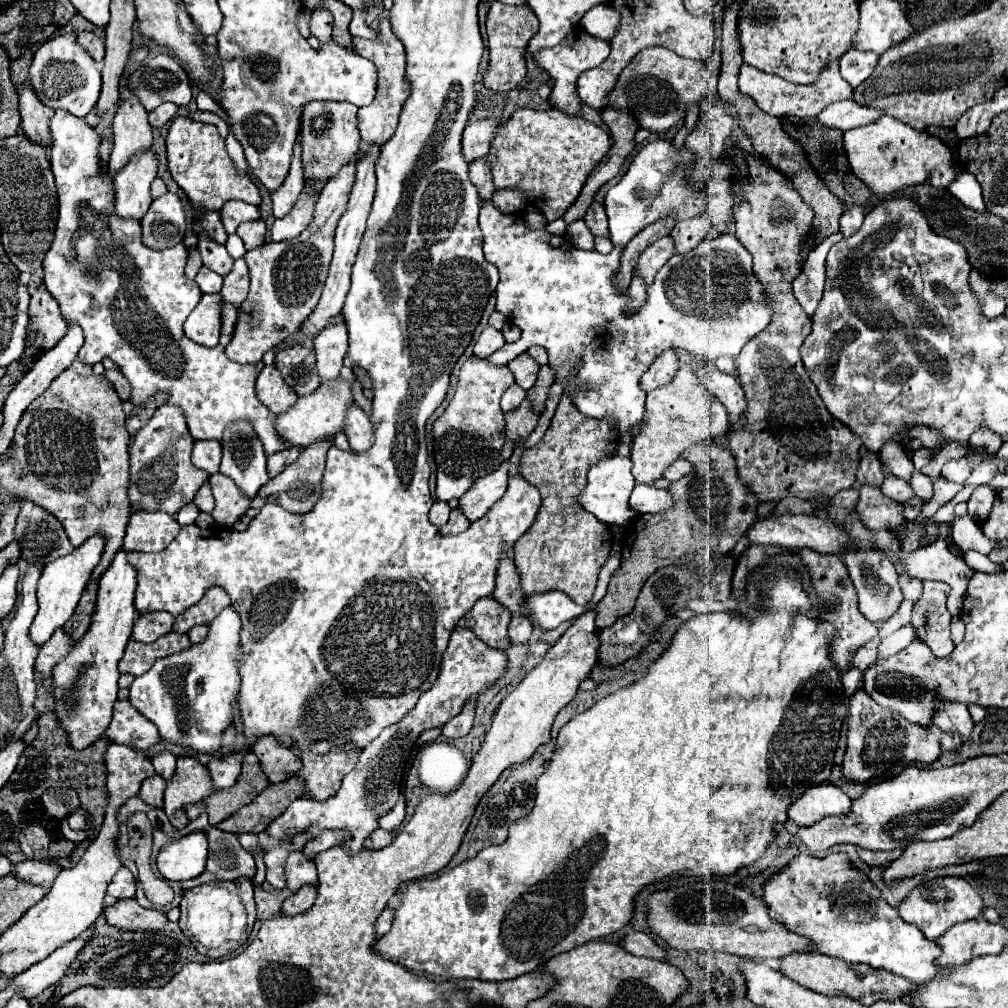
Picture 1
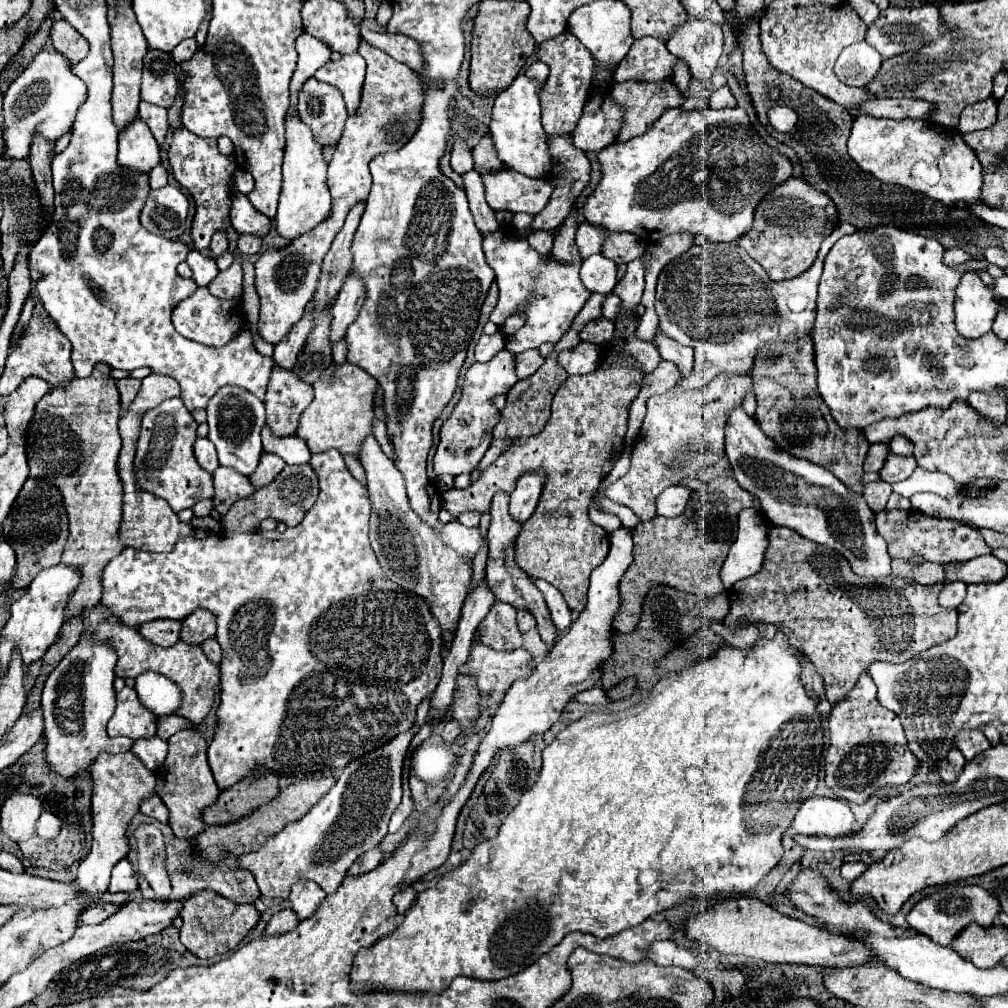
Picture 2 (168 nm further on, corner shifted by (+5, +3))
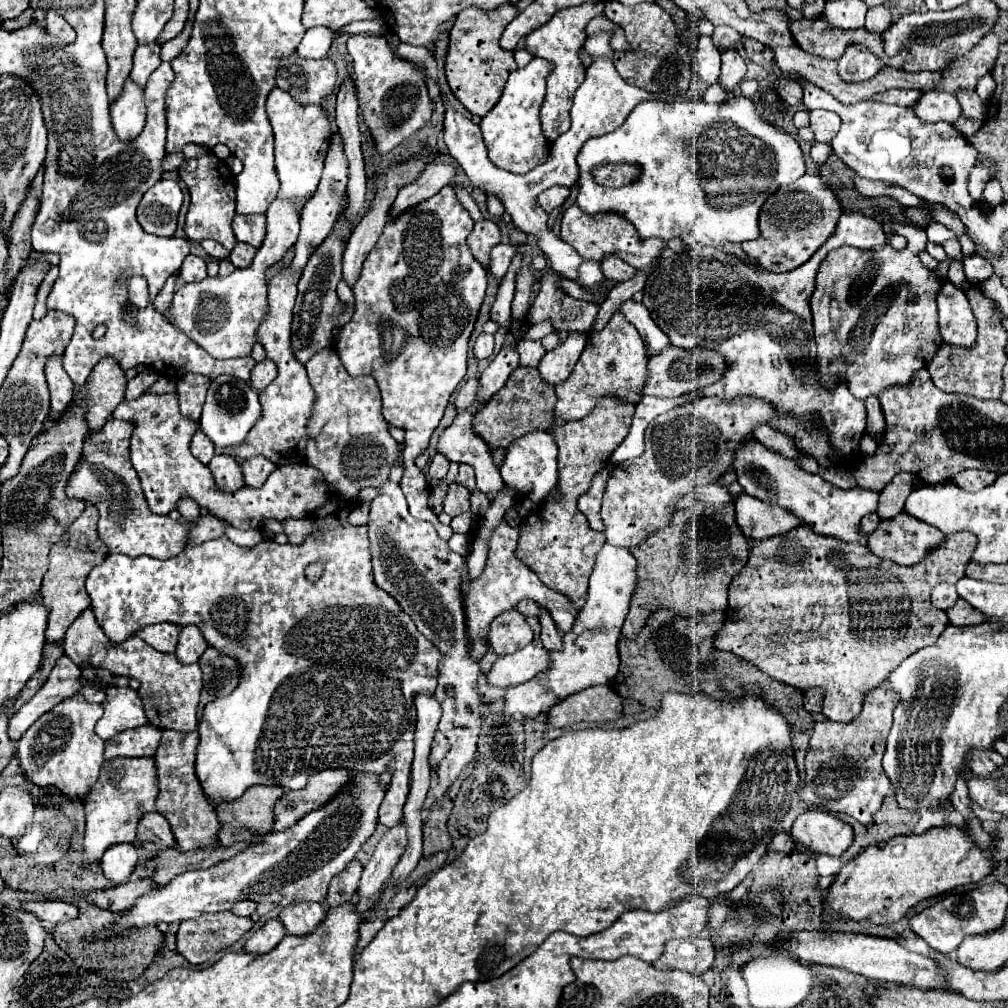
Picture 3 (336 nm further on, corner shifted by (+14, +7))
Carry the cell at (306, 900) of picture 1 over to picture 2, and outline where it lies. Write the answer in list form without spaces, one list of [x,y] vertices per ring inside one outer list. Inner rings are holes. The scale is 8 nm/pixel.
[[[283,909],[279,913],[275,913],[271,917],[271,921],[267,923],[267,929],[265,929],[265,935],[273,937],[273,935],[281,935],[281,933],[287,933],[287,931],[293,931],[293,927],[299,925],[299,919],[297,915],[291,911],[291,909]]]

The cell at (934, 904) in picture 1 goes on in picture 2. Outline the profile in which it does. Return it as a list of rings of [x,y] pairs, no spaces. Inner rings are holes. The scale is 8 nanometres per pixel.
[[[945,885],[939,887],[933,895],[921,899],[913,911],[907,915],[907,923],[921,935],[927,935],[929,939],[933,939],[939,945],[951,945],[953,939],[969,925],[969,923],[977,923],[981,927],[989,927],[995,925],[997,915],[1001,913],[1001,903],[997,897],[993,897],[989,891],[985,891],[983,887],[977,885]]]

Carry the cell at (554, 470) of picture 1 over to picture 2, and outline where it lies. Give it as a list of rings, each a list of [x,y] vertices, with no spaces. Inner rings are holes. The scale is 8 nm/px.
[[[617,363],[609,369],[599,367],[587,375],[571,375],[559,387],[557,395],[553,397],[551,419],[539,435],[515,439],[513,445],[509,447],[509,451],[505,451],[471,487],[443,493],[443,507],[455,517],[459,517],[465,511],[485,513],[485,511],[489,511],[491,499],[497,491],[513,489],[515,481],[521,473],[543,469],[547,473],[543,495],[537,505],[537,511],[527,520],[527,523],[522,524],[522,529],[516,537],[514,559],[517,567],[523,569],[531,579],[545,579],[547,583],[555,585],[563,593],[567,605],[579,613],[583,611],[583,607],[587,603],[589,575],[597,565],[603,563],[603,559],[607,557],[607,551],[609,551],[609,535],[605,533],[605,529],[601,529],[599,525],[595,525],[589,519],[587,507],[589,507],[595,491],[599,489],[601,481],[613,467],[613,459],[617,461],[617,457],[621,457],[621,453],[623,453],[629,407],[631,407],[633,399],[639,395],[641,381],[643,381],[643,373],[637,367],[623,365],[623,363]]]

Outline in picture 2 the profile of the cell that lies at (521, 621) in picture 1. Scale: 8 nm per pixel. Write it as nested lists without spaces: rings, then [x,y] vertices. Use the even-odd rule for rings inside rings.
[[[521,609],[517,613],[517,623],[519,623],[519,629],[525,633],[525,631],[529,631],[529,629],[535,627],[535,617],[527,609]]]

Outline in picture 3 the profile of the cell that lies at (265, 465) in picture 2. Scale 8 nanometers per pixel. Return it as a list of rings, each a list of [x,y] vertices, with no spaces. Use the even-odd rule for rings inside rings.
[[[262,455],[250,457],[246,461],[242,461],[242,473],[244,473],[244,483],[250,487],[262,487],[268,479],[268,475],[276,469],[276,465],[272,461],[268,461]]]

